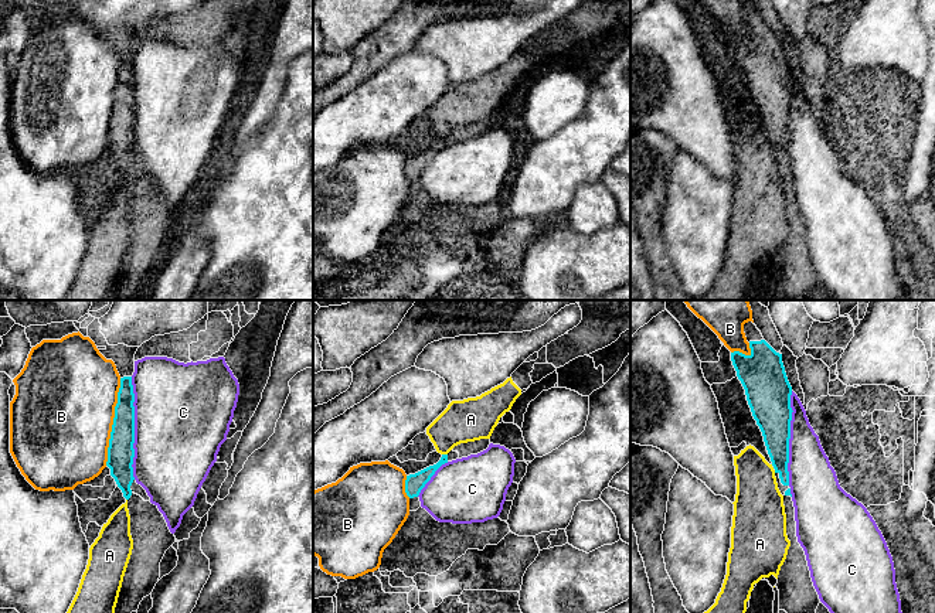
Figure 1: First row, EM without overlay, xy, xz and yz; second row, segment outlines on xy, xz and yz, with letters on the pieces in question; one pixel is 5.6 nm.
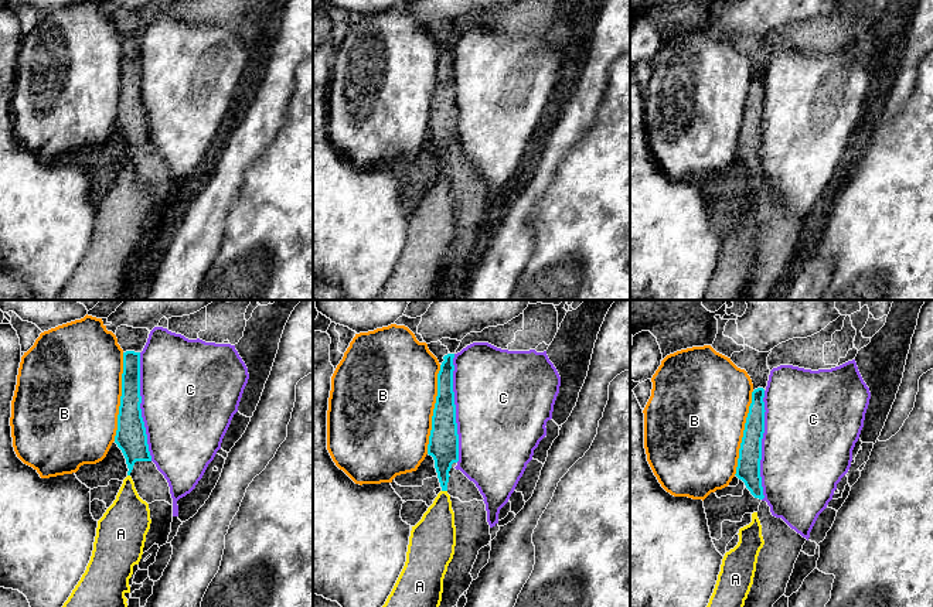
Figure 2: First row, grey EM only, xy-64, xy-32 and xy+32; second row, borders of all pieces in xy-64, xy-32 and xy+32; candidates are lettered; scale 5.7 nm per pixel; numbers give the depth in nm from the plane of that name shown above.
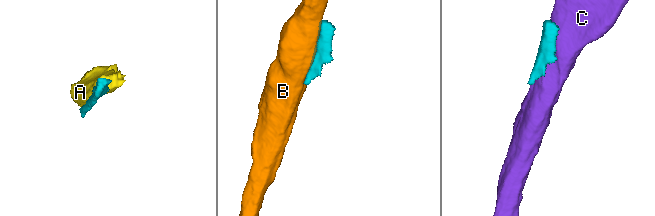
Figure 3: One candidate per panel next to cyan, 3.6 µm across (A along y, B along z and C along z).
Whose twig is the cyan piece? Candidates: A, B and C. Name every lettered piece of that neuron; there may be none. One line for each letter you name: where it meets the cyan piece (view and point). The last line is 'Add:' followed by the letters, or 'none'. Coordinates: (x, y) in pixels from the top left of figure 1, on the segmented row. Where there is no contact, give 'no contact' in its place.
Add: none

